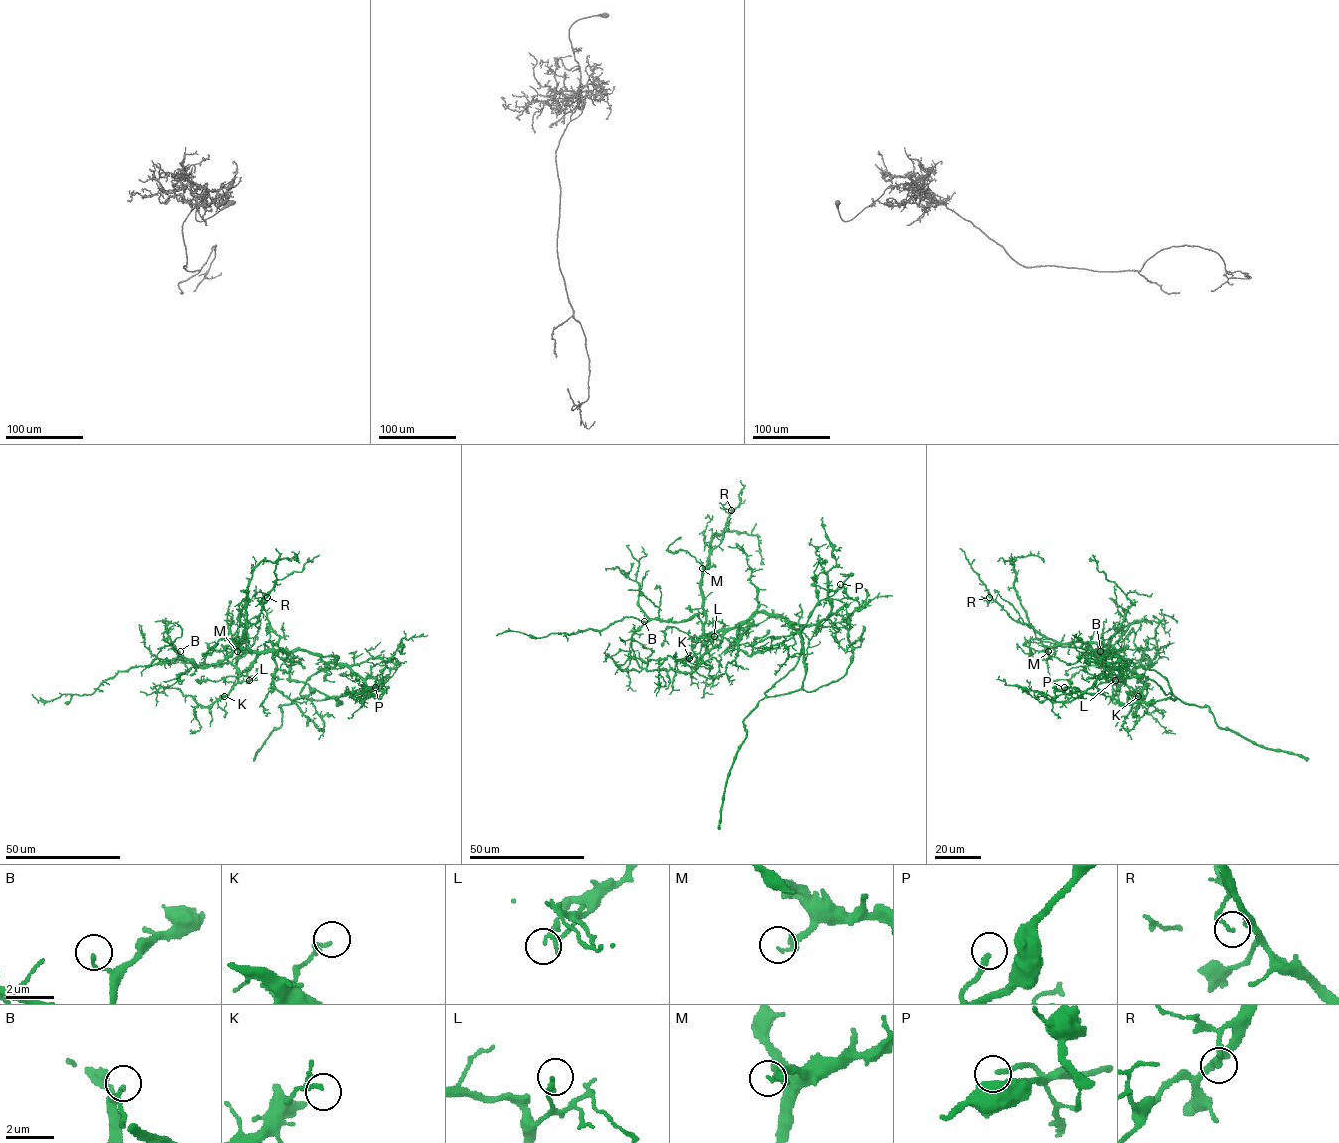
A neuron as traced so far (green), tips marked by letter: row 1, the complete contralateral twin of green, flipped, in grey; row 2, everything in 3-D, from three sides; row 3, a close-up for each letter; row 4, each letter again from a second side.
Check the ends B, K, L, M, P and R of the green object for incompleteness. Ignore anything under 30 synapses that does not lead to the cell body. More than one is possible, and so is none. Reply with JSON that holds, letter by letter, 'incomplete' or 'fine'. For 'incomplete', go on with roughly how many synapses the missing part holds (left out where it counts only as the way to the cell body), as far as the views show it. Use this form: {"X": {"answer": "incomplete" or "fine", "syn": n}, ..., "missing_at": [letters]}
{"B": {"answer": "fine"}, "K": {"answer": "fine"}, "L": {"answer": "fine"}, "M": {"answer": "incomplete", "syn": 50}, "P": {"answer": "fine"}, "R": {"answer": "fine"}, "missing_at": ["M"]}

